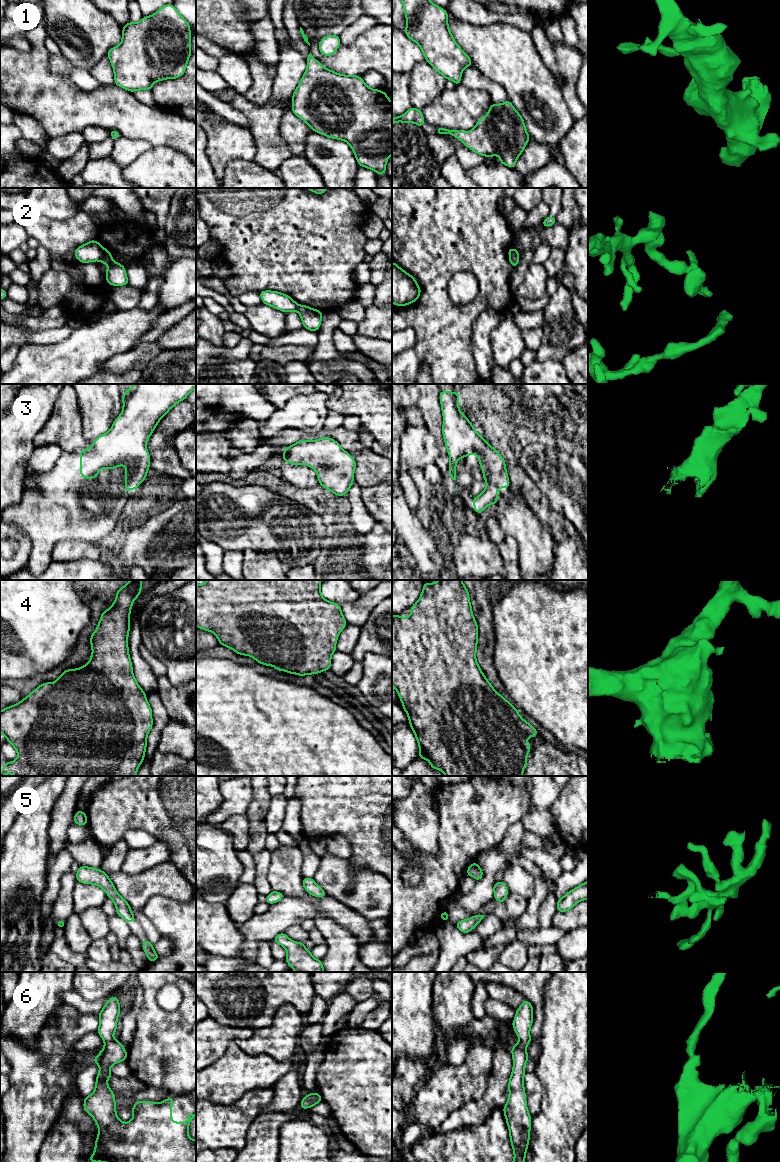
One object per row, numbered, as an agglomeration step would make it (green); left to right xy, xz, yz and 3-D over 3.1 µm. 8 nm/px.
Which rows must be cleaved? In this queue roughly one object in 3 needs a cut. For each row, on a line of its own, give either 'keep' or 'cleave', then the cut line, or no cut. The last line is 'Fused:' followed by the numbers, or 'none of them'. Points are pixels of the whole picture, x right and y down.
1: keep | no cut
2: cleave | xy (104, 249), (100, 260)
3: keep | no cut
4: keep | no cut
5: keep | no cut
6: keep | no cut
Fused: 2

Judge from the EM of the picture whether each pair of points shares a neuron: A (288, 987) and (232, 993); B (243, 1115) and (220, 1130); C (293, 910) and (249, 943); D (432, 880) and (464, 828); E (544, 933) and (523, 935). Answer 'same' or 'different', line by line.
A: same
B: same
C: same
D: same
E: same

